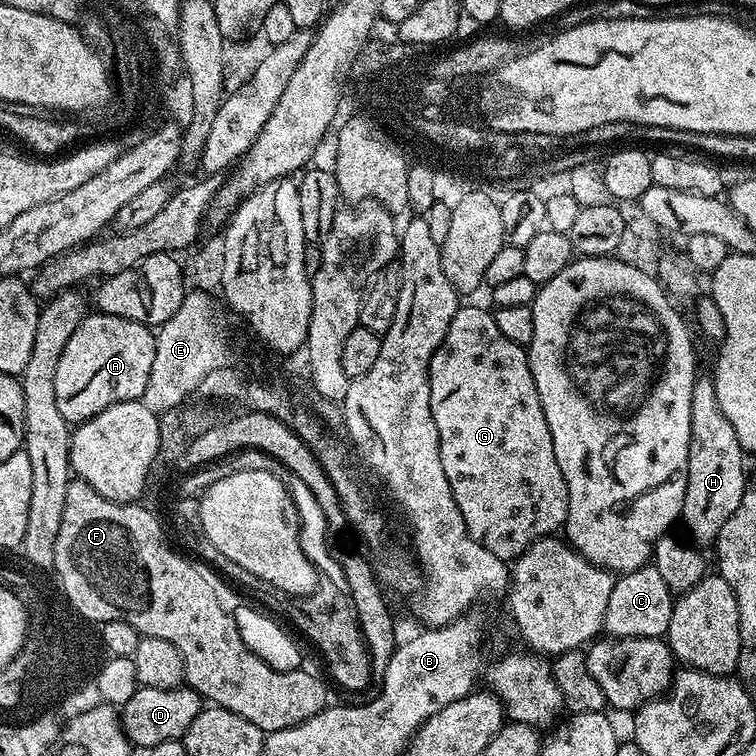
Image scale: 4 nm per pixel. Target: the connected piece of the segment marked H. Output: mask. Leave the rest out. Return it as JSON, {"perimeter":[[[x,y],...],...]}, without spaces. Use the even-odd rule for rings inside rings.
{"perimeter":[[[697,375],[690,402],[690,454],[688,455],[688,481],[686,498],[682,502],[682,524],[688,527],[691,539],[697,545],[711,545],[726,526],[726,518],[738,510],[744,497],[744,459],[746,453],[734,434],[734,426],[722,414],[716,401],[711,375]]]}

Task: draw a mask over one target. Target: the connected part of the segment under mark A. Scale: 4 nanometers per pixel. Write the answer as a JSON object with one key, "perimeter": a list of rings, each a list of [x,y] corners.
{"perimeter":[[[96,312],[84,317],[84,321],[70,334],[62,358],[58,358],[58,374],[54,374],[54,394],[58,398],[58,410],[69,425],[75,426],[84,420],[94,418],[102,410],[118,402],[141,399],[150,380],[154,365],[156,338],[153,329],[130,318],[118,318],[105,312]]]}

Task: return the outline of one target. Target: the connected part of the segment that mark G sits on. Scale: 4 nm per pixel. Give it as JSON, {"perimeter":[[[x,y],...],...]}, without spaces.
{"perimeter":[[[457,307],[454,318],[448,327],[442,346],[432,356],[428,371],[430,386],[430,410],[434,414],[434,426],[438,426],[438,442],[442,470],[446,470],[446,482],[450,482],[450,490],[454,494],[454,502],[458,502],[458,510],[462,510],[462,518],[468,527],[468,533],[490,554],[505,562],[515,561],[535,540],[544,536],[559,533],[568,517],[568,491],[562,478],[562,470],[554,458],[554,442],[550,438],[550,426],[546,426],[546,414],[542,414],[542,402],[538,398],[538,386],[534,386],[534,374],[530,370],[530,362],[525,345],[510,342],[498,330],[498,322],[494,322],[492,312],[484,308]]]}

